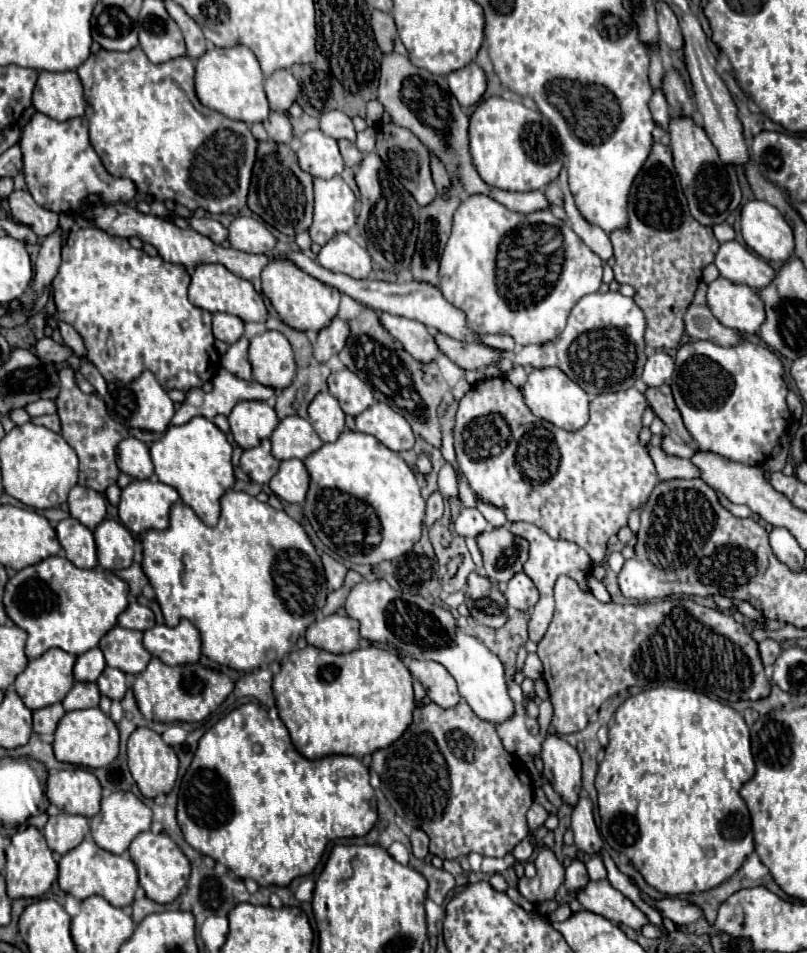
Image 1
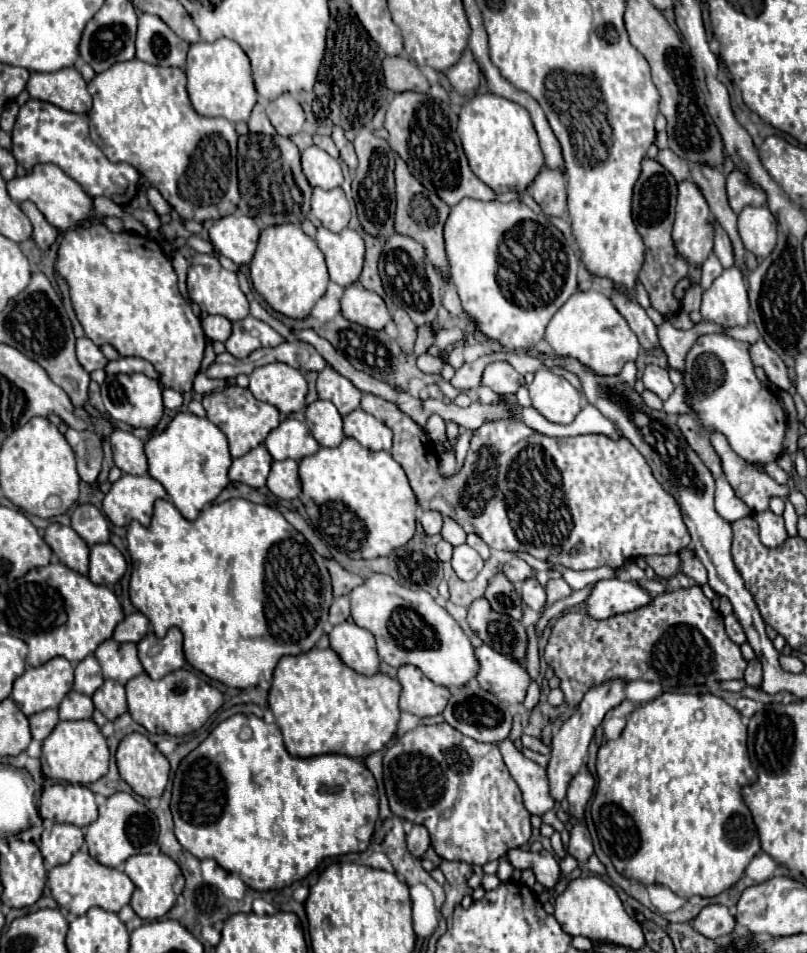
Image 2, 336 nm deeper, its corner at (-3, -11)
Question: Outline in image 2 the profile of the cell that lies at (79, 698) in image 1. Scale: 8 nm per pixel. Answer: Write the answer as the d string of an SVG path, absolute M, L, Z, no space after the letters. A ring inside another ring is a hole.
M71 690L59 706L59 718L61 720L83 720L83 718L91 718L93 710L95 706L93 706L91 696L77 694L75 690Z

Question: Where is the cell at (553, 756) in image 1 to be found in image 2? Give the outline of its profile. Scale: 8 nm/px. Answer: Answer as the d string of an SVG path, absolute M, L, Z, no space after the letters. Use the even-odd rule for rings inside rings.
M487 644L475 648L475 654L481 662L481 670L477 674L477 682L481 684L481 688L513 706L523 704L527 688L531 684L525 666L513 656L501 654Z

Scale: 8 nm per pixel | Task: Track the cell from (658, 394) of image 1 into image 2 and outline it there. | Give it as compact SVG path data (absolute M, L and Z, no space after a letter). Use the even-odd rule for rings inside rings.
M689 414L677 416L677 426L683 432L687 444L699 454L699 458L705 462L705 466L713 472L713 476L721 476L721 460L717 458L717 452L713 450L707 432L699 426L699 422Z

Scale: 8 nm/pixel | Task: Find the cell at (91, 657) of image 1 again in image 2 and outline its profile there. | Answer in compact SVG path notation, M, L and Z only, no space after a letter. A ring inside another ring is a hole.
M87 656L75 666L73 690L91 696L101 684L103 684L103 674L101 674L101 666L95 656Z

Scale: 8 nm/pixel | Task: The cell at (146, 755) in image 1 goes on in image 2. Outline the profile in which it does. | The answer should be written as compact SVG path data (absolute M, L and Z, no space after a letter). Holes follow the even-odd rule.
M129 734L117 748L117 768L121 778L145 800L161 796L169 778L169 760L143 734Z

